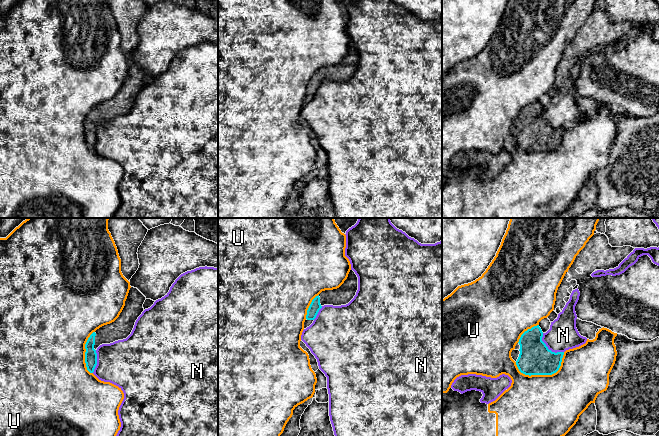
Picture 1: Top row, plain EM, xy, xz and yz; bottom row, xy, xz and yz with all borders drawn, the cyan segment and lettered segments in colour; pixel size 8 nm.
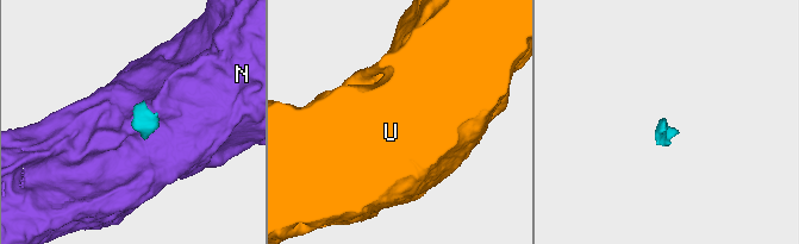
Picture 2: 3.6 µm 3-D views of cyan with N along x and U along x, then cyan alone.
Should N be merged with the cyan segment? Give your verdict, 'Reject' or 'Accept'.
Reject

